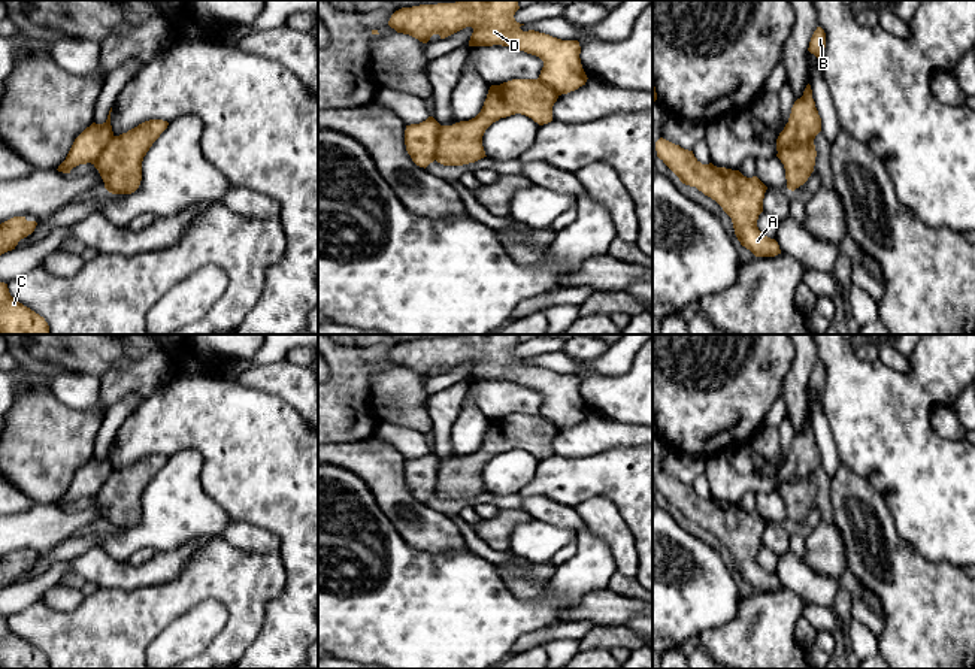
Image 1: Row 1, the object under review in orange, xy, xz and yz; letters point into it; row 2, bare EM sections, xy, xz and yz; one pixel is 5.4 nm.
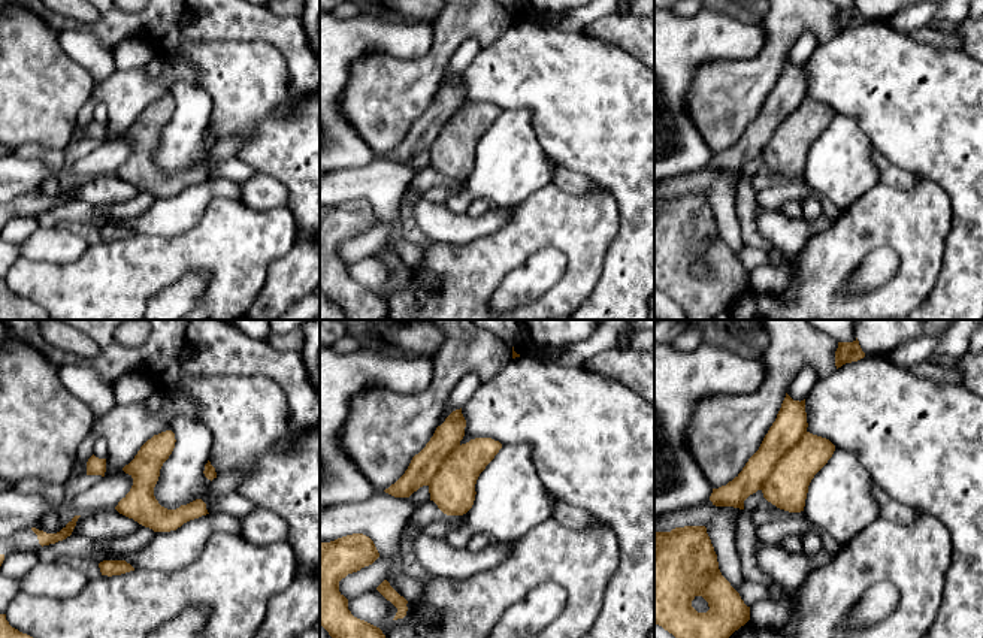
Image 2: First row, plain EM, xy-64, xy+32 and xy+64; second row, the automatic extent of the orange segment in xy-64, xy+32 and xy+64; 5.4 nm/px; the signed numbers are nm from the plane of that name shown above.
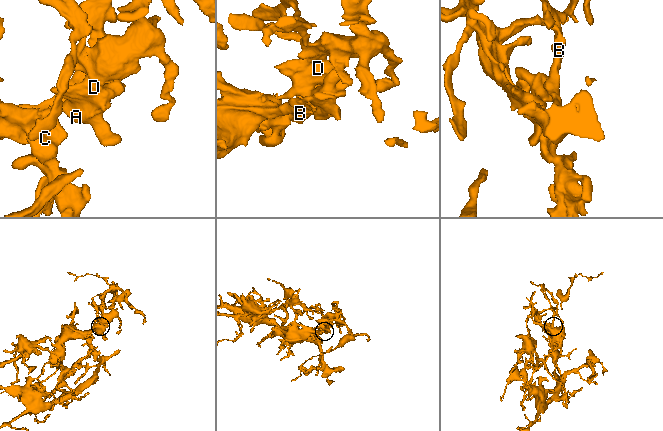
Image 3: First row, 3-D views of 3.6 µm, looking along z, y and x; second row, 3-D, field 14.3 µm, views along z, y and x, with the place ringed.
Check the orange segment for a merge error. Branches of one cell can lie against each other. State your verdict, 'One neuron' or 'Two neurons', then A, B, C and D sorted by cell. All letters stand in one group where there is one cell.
One neuron. Groups: A B C D

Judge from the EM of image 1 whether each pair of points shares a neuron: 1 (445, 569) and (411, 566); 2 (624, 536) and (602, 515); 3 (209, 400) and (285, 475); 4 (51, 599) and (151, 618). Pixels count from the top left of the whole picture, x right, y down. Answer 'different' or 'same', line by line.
1: same
2: same
3: same
4: different

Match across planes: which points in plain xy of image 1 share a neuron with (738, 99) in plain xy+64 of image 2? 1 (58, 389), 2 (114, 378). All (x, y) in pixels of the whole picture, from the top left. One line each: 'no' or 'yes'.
1: no
2: yes

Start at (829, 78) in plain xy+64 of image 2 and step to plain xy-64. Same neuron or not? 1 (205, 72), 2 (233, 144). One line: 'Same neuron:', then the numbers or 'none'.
Same neuron: 1

